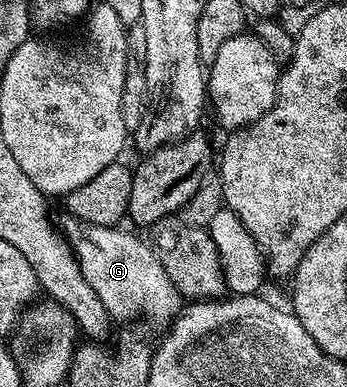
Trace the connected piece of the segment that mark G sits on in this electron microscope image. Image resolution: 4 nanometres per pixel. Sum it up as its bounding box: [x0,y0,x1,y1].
[61,214,183,324]

